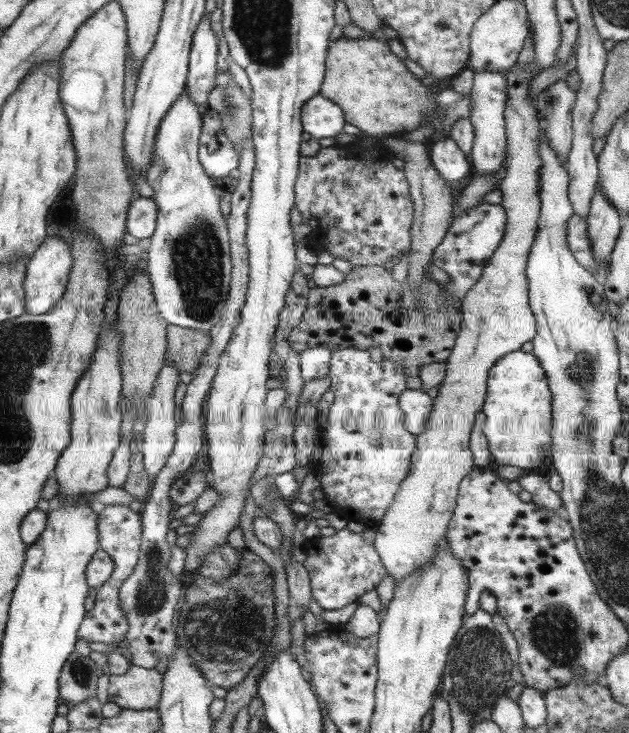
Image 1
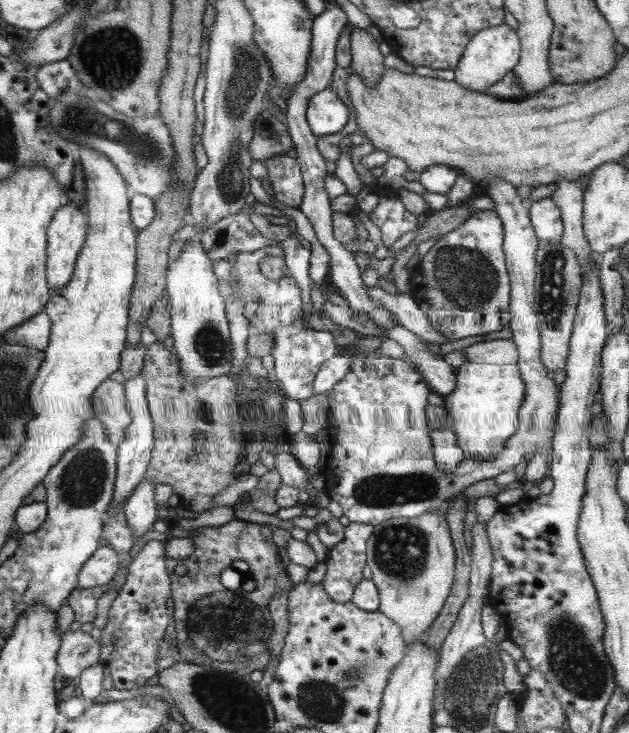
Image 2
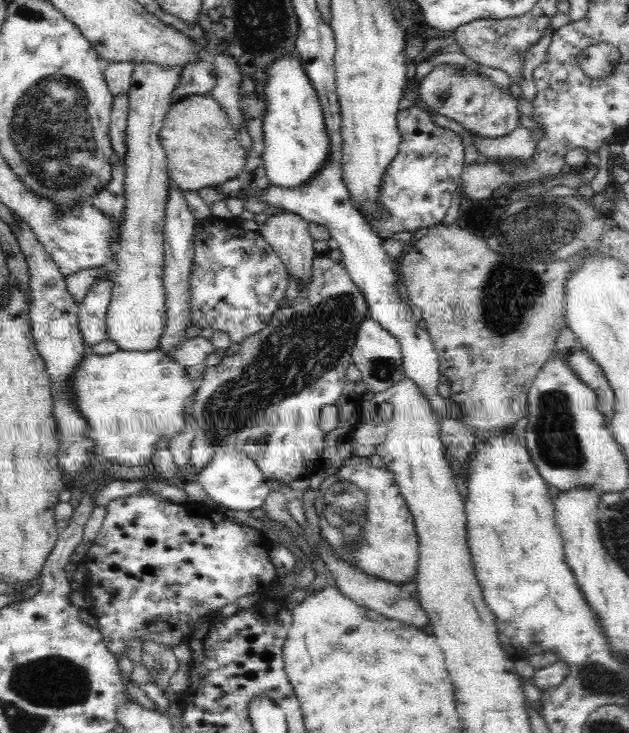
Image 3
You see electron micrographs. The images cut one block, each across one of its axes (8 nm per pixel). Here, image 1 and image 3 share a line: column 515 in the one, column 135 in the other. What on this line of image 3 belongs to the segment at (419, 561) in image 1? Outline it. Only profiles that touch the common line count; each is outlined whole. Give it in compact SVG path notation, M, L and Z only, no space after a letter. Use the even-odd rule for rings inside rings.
M141 63L134 68L128 90L127 153L124 158L126 204L112 272L114 286L105 318L107 338L120 350L150 352L158 349L160 336L164 334L167 298L163 282L163 230L170 180L159 132L165 114L174 102L171 92L178 86L183 70L184 67L162 69L150 63Z

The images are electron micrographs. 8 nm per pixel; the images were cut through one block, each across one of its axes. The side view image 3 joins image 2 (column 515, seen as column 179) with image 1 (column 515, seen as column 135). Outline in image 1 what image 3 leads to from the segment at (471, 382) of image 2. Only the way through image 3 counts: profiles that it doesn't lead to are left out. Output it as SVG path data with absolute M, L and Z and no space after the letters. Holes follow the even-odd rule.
M520 349L496 361L487 381L487 398L481 411L485 417L481 429L488 439L488 449L495 466L538 469L544 464L546 456L550 454L549 447L552 443L552 392L547 373L535 354Z

